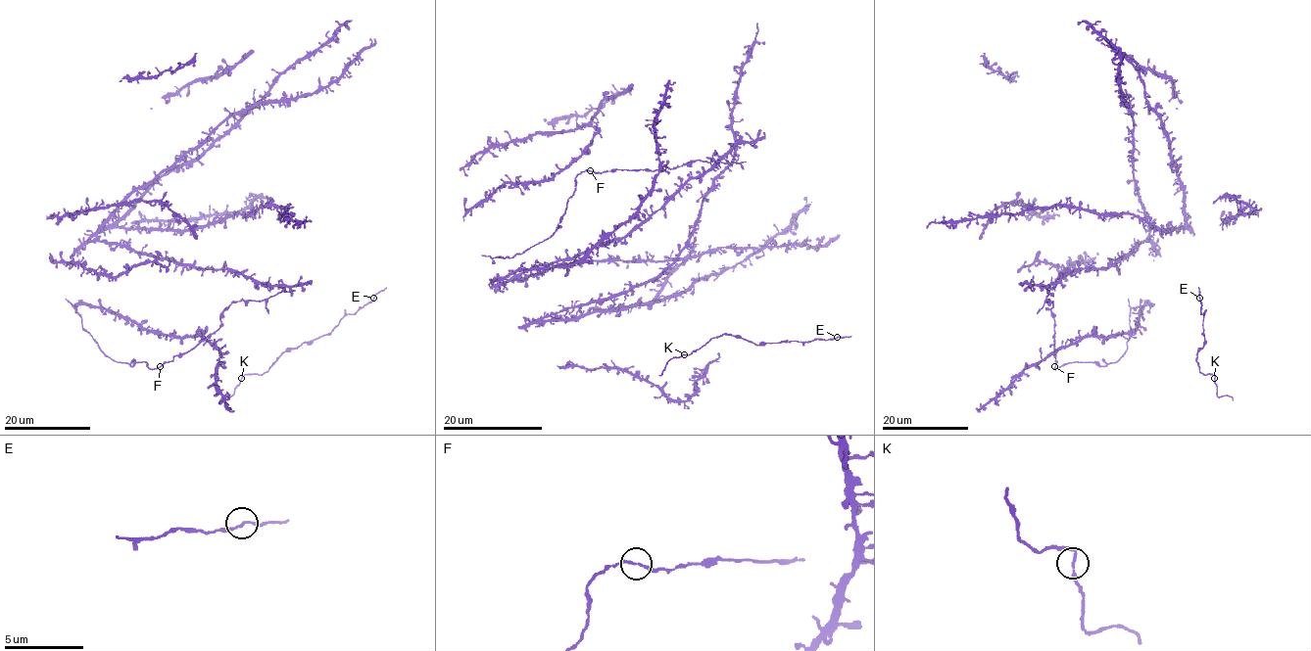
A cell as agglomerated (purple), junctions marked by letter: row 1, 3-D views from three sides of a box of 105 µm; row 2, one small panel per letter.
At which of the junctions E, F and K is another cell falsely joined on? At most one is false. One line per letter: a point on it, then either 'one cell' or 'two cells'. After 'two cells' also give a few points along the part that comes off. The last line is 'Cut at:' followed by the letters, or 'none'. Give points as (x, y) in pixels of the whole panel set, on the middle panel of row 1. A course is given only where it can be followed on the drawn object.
E: at (837, 337); one cell
F: at (590, 170); one cell
K: at (684, 354); one cell
Cut at: none

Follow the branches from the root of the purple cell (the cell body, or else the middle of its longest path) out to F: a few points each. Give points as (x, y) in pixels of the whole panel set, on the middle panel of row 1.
F: (622, 237), (646, 222), (691, 178), (703, 176), (722, 159), (730, 162), (691, 160), (655, 171), (590, 171)

